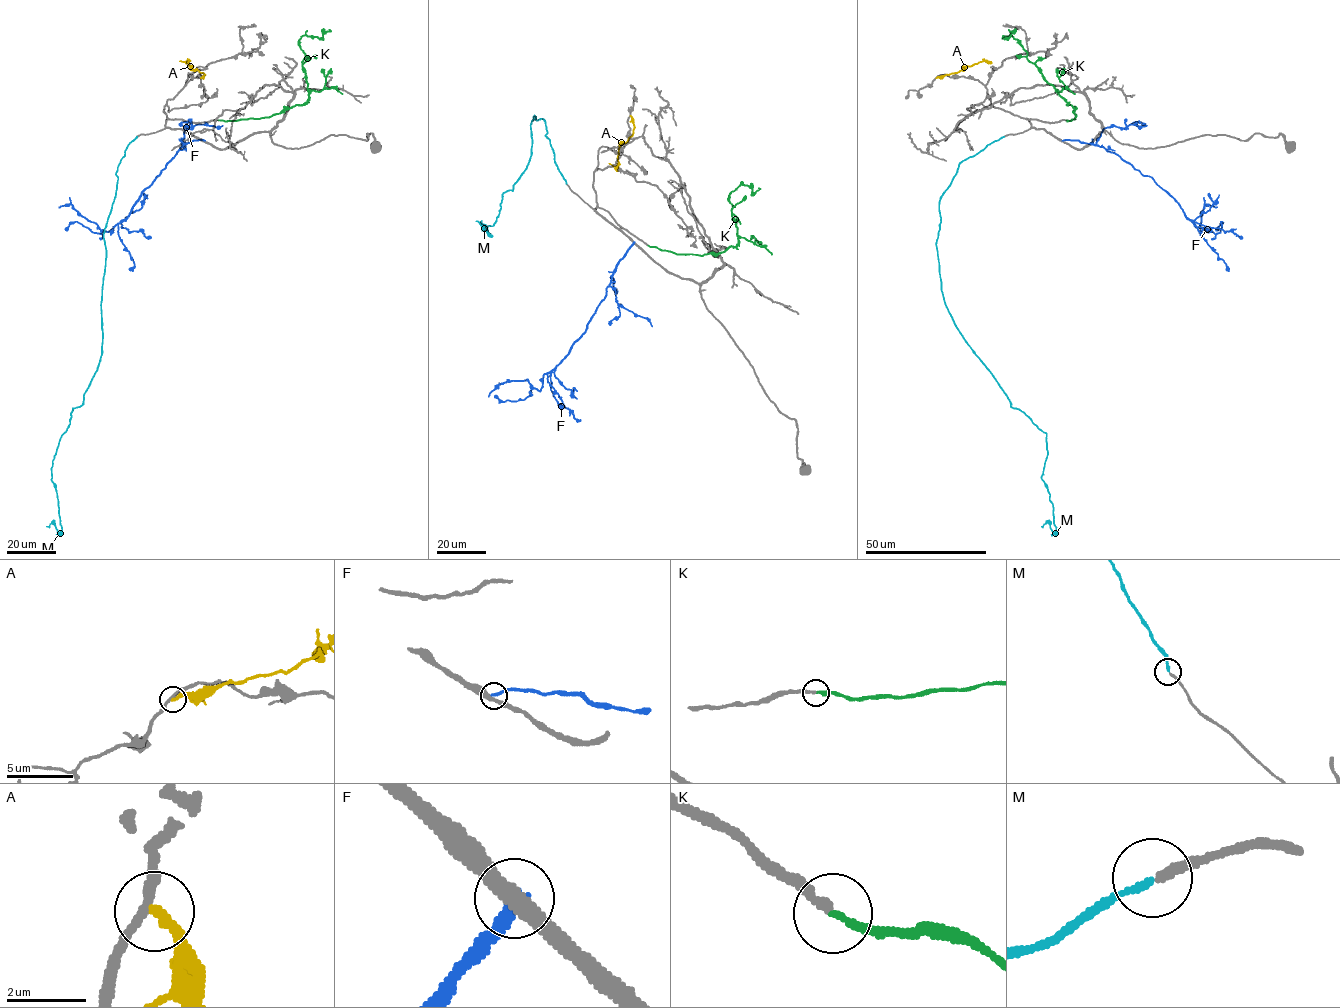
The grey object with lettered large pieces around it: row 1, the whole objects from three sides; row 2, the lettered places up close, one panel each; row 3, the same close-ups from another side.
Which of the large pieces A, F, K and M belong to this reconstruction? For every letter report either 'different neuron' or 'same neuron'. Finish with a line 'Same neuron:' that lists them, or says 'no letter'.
A: different neuron
F: different neuron
K: same neuron
M: same neuron
Same neuron: K, M

